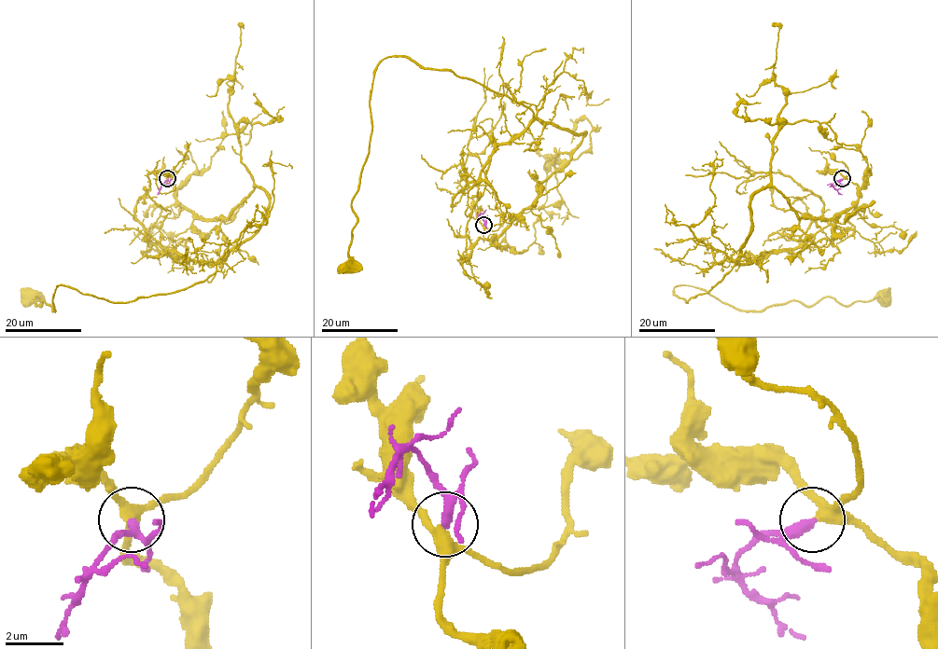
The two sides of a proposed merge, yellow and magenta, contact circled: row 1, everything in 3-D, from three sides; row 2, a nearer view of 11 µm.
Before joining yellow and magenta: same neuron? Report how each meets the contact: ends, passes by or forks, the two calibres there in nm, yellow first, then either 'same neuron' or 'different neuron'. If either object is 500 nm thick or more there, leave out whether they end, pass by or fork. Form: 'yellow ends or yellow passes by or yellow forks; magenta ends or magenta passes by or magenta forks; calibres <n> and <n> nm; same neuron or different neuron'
yellow forks; magenta passes by; calibres 320 and 240 nm; same neuron

